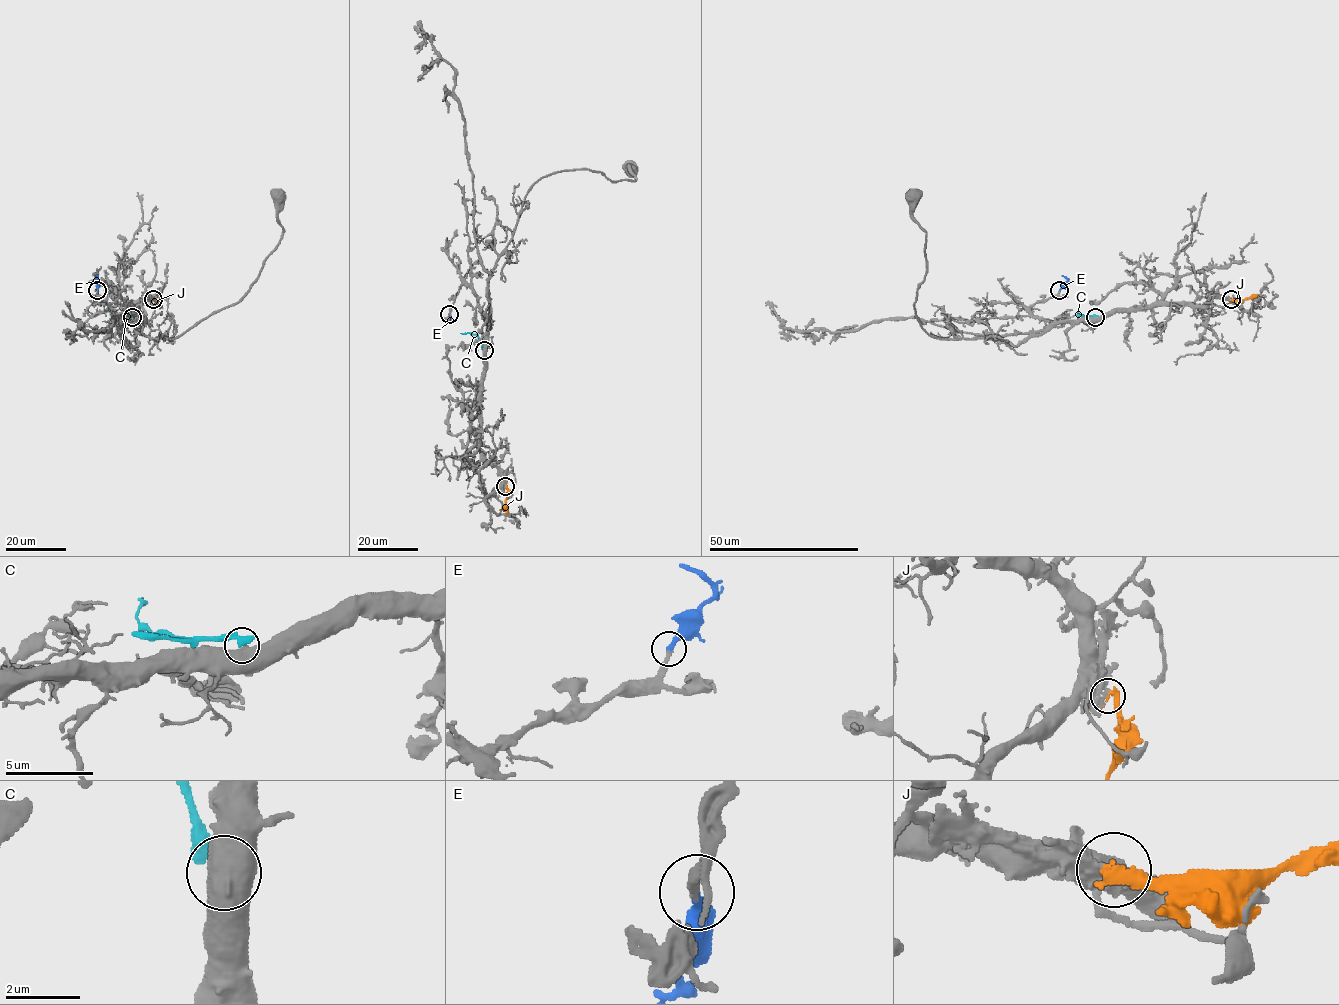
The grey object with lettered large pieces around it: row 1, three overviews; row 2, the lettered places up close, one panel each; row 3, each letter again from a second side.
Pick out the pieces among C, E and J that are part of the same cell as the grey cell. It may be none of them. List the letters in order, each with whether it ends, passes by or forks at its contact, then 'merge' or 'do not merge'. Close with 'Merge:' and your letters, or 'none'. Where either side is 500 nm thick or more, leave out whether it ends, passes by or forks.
C: do not merge
E: it ends | merge
J: it ends | do not merge
Merge: E

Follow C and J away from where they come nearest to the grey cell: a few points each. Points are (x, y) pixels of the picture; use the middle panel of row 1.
C: (484, 350), (476, 334), (460, 333)
J: (506, 486), (506, 513)

